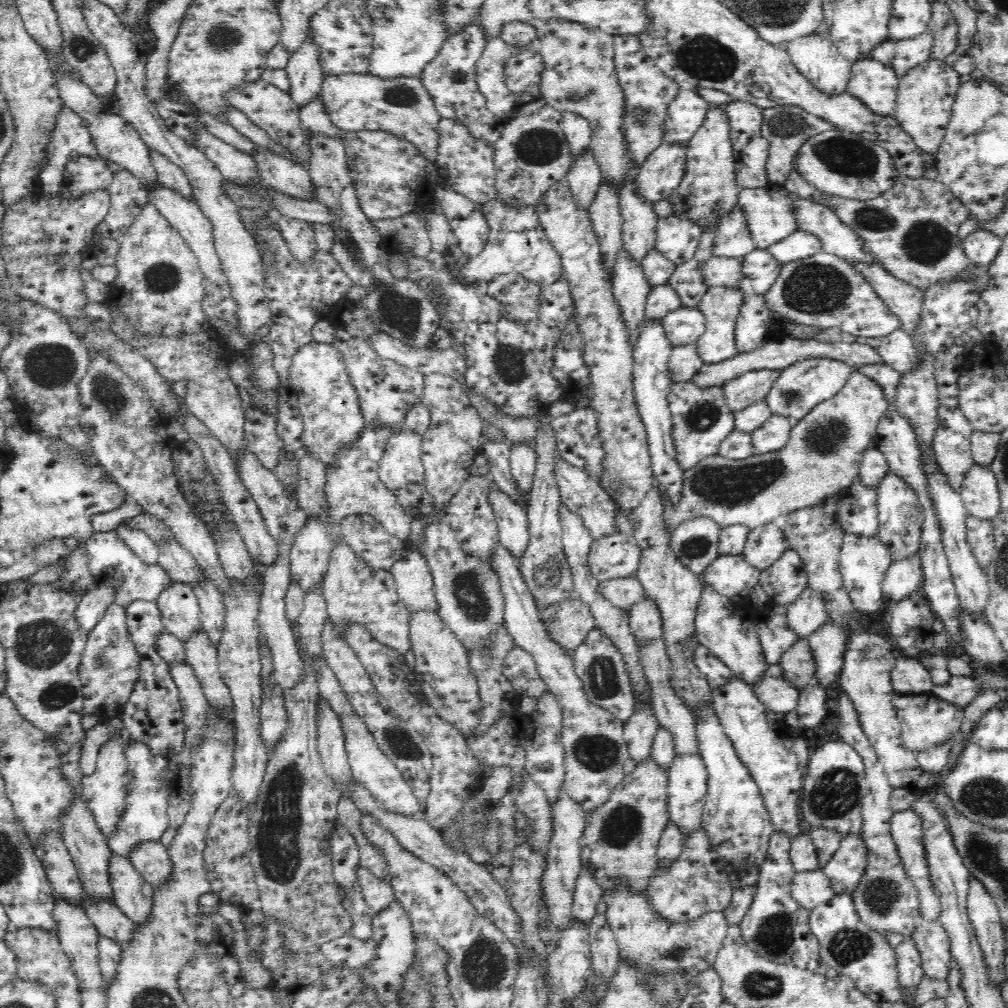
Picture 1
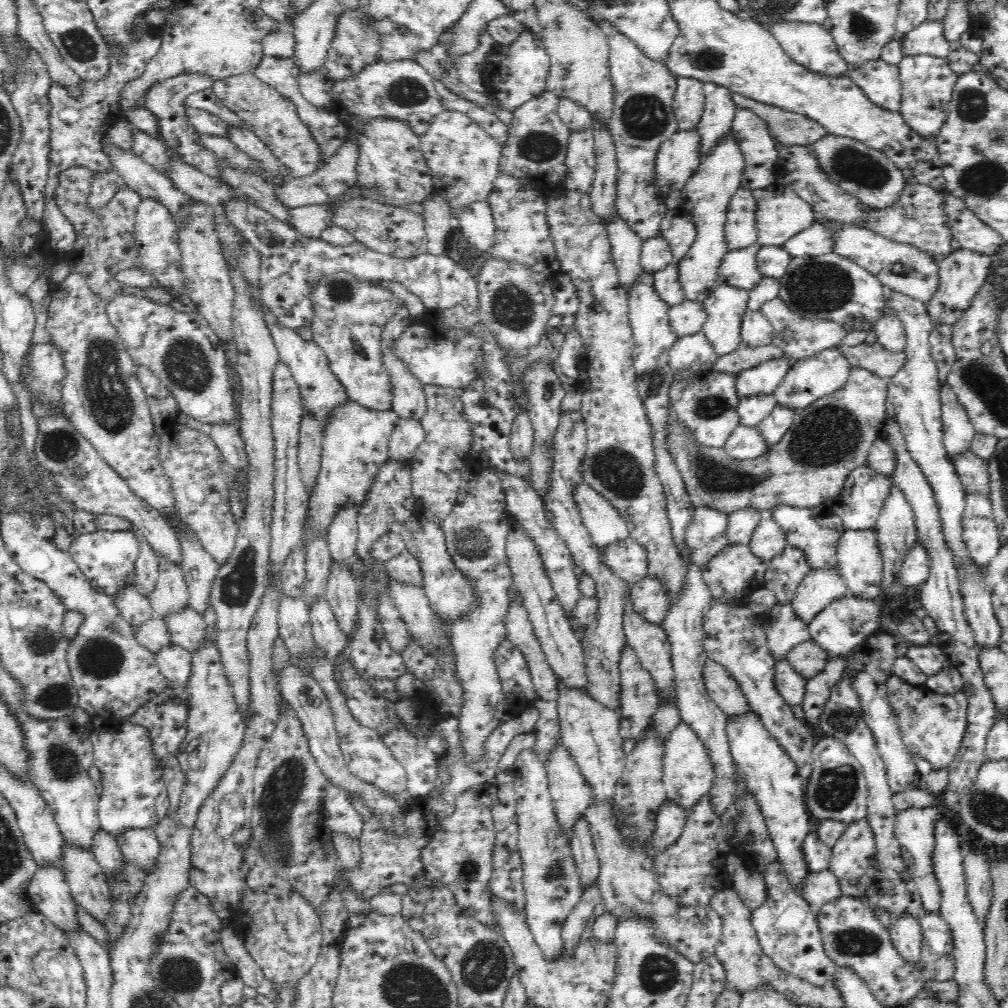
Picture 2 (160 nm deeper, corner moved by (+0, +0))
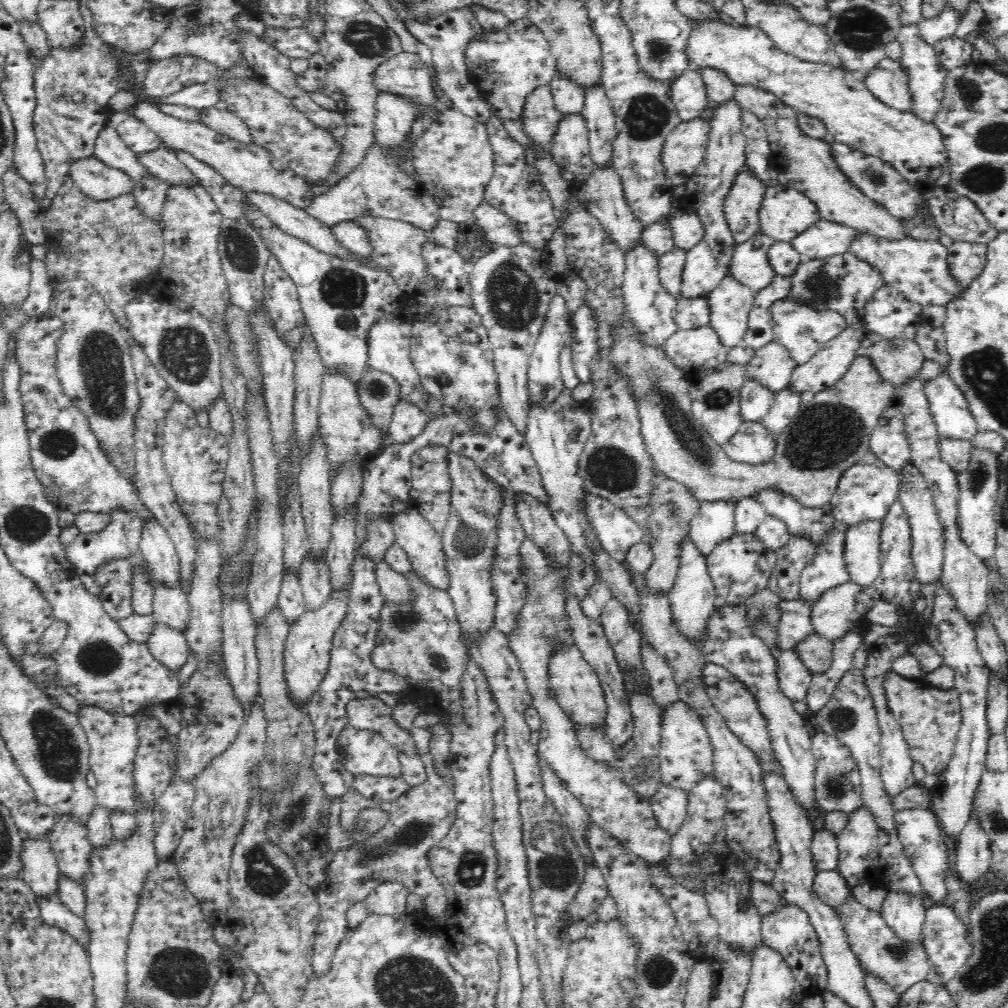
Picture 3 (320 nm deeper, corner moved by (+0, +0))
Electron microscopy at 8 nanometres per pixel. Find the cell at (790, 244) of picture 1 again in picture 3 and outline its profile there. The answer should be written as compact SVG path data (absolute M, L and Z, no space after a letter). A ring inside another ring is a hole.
M820 218L818 222L812 224L808 230L801 232L794 240L791 240L792 246L800 253L802 261L825 259L828 256L844 254L849 251L853 240L857 239L860 232L855 228L850 228L838 222Z

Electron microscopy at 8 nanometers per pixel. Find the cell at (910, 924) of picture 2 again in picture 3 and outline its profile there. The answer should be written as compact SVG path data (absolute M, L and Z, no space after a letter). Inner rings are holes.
M888 890L880 912L902 941L918 941L922 938L927 907L928 901L916 895Z

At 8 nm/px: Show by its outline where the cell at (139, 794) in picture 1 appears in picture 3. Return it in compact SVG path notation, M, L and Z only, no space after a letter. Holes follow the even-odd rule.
M79 704L78 720L87 734L90 747L88 758L89 768L97 779L95 795L97 802L111 813L114 810L134 812L140 808L140 801L136 804L136 789L134 789L134 752L138 748L138 733L134 717L119 712L110 712L97 706Z

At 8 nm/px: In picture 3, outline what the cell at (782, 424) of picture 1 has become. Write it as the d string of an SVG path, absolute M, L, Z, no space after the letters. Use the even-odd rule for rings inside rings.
M784 388L775 394L768 415L762 418L762 425L775 435L790 424L801 408L801 394Z

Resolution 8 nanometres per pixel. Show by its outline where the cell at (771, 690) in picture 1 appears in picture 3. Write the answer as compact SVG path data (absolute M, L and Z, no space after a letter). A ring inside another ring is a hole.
M796 648L772 652L777 660L779 687L793 702L807 698L813 674L804 666Z

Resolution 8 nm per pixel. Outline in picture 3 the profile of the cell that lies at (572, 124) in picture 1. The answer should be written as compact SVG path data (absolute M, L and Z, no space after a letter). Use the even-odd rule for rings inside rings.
M559 70L554 72L549 85L553 92L556 108L563 114L580 113L584 106L585 90L581 84L564 76Z

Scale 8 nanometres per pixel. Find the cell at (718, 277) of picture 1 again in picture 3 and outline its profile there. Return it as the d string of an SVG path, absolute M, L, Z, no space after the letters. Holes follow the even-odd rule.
M758 230L752 238L735 246L729 272L752 292L766 288L777 275L768 258L768 251L775 242Z

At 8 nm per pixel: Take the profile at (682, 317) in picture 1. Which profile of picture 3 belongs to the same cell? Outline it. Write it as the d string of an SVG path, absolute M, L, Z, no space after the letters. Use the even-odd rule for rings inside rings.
M680 296L675 306L675 323L682 330L700 328L711 319L710 305L707 298L684 298Z

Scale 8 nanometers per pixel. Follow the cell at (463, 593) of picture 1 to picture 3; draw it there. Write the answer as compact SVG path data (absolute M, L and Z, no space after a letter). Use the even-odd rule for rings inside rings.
M406 506L406 508L400 510L400 512L396 512L391 518L391 523L397 544L407 552L413 570L420 575L423 582L447 590L448 584L450 584L450 575L448 575L448 569L446 568L442 535L435 532L424 516L410 506Z

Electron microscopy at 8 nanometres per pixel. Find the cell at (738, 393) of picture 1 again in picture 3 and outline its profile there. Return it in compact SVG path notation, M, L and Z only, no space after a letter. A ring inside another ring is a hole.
M772 340L754 352L752 360L747 364L746 376L776 394L789 388L792 373L797 366L790 351Z

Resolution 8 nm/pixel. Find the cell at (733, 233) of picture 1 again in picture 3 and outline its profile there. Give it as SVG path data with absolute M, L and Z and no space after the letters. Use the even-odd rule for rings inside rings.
M744 164L732 182L724 202L724 212L737 244L752 238L758 230L759 210L766 196L767 186Z

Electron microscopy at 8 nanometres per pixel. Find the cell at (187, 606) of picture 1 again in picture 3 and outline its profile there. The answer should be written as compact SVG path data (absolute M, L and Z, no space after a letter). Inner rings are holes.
M154 516L144 520L139 549L157 580L166 586L180 586L181 566L176 546Z

